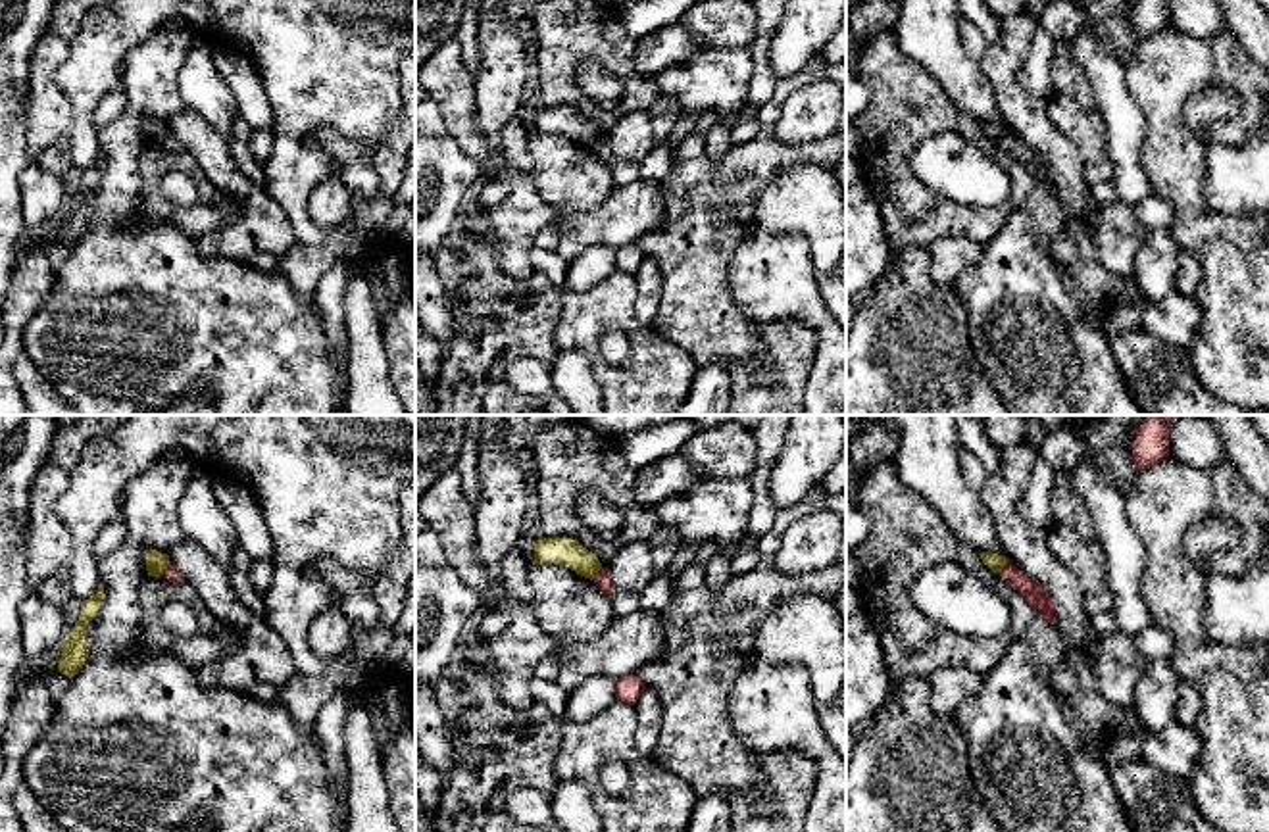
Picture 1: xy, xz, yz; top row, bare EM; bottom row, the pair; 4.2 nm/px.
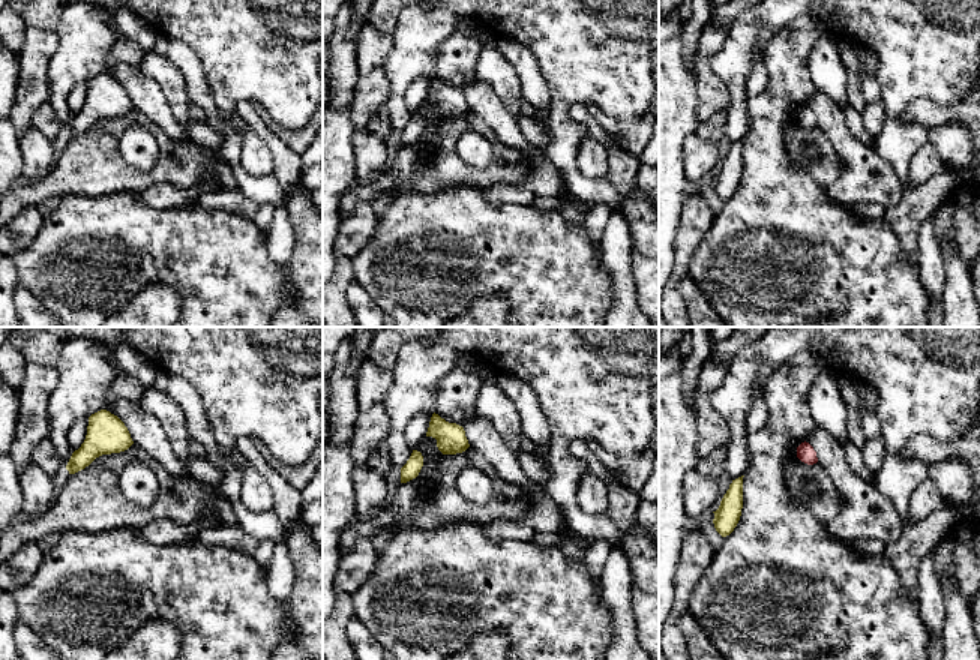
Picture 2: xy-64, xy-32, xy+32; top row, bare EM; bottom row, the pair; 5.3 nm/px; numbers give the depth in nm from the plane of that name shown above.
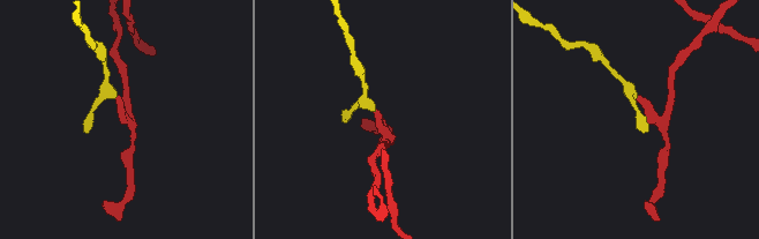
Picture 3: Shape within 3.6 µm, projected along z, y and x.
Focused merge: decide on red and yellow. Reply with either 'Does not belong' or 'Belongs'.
Does not belong

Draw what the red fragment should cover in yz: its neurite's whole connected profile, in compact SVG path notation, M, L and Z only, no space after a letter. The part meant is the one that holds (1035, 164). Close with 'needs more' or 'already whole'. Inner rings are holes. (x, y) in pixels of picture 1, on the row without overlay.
M1011 131L1004 135L998 142L1013 159L1025 165L1033 179L1038 179L1048 192L1058 192L1058 183L1054 171L1048 167L1046 159L1023 144Z; already whole

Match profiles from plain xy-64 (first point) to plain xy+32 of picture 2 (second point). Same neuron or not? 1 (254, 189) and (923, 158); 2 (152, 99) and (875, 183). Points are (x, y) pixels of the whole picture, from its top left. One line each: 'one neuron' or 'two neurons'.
1: two neurons
2: one neuron

